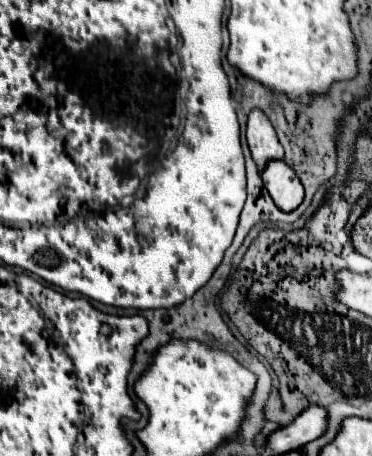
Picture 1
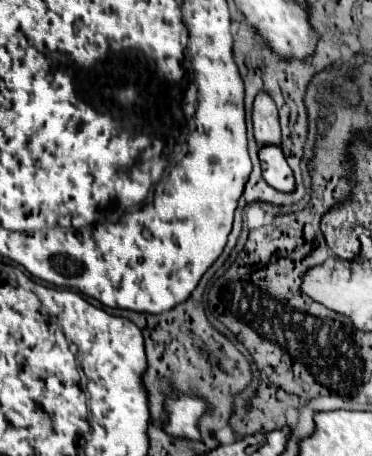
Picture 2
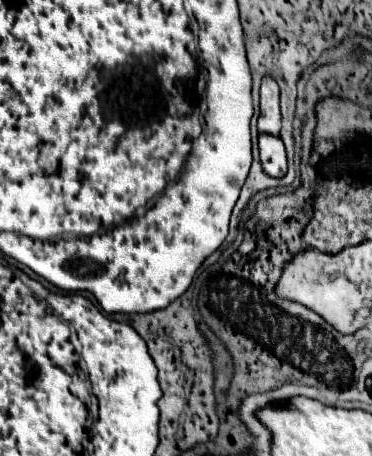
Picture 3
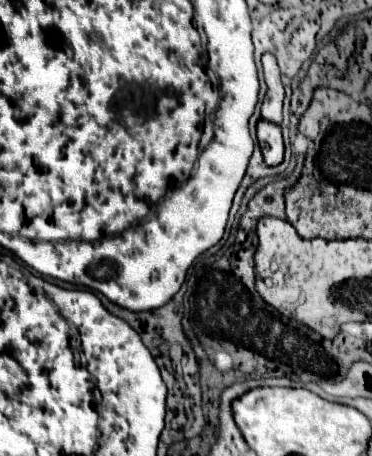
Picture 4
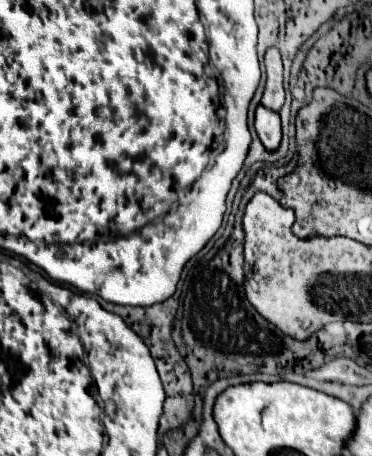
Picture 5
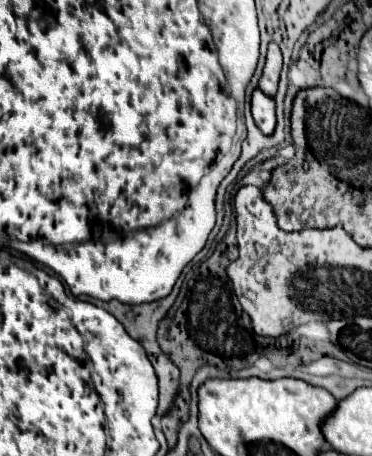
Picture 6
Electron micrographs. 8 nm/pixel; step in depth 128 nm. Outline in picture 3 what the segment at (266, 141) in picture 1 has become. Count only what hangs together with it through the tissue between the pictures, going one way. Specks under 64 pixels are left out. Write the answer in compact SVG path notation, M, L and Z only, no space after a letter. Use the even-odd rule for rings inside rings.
M272 76L262 78L258 130L274 136L280 132L280 86Z

